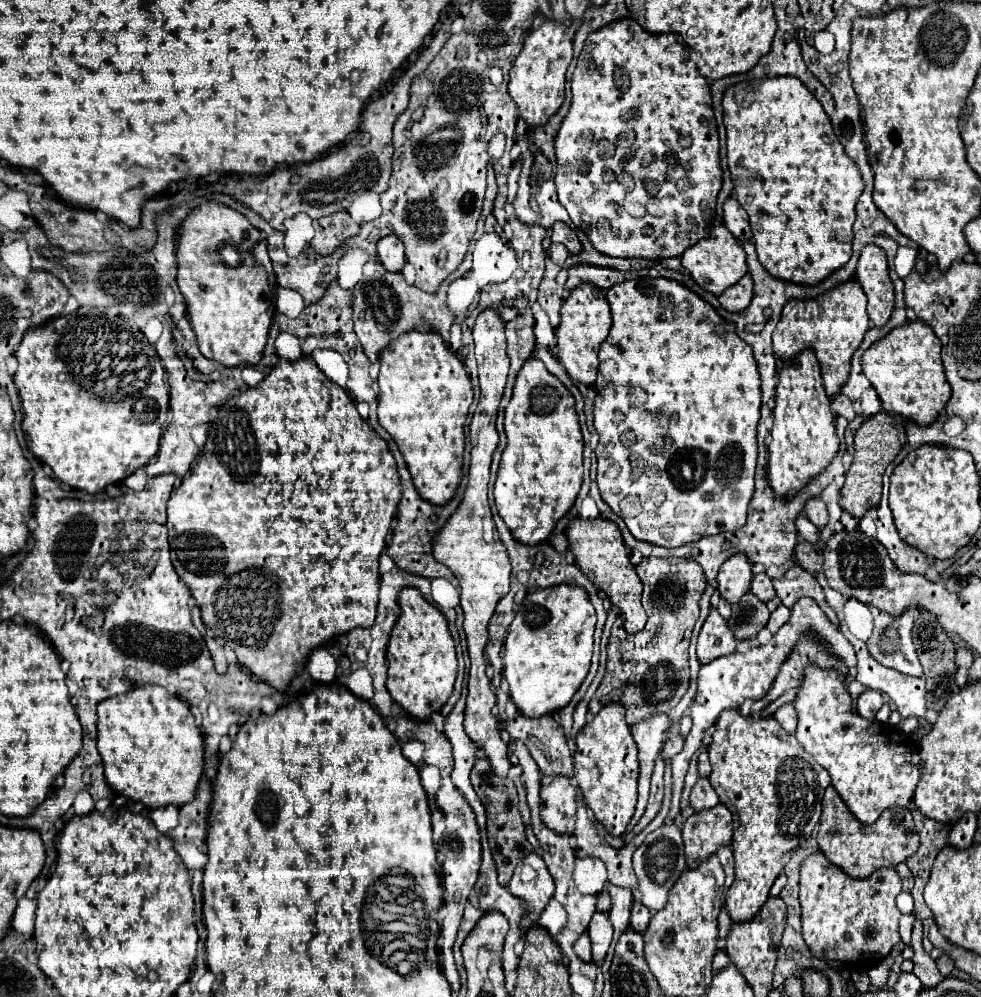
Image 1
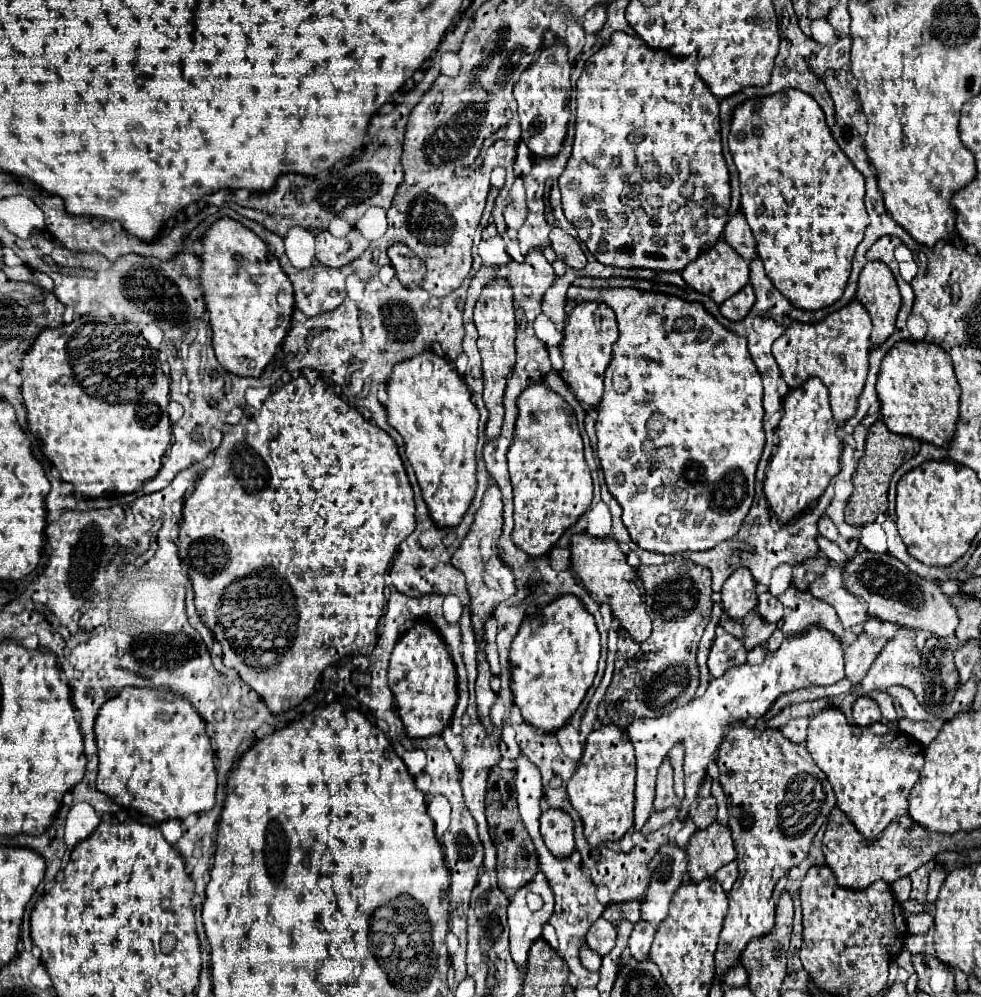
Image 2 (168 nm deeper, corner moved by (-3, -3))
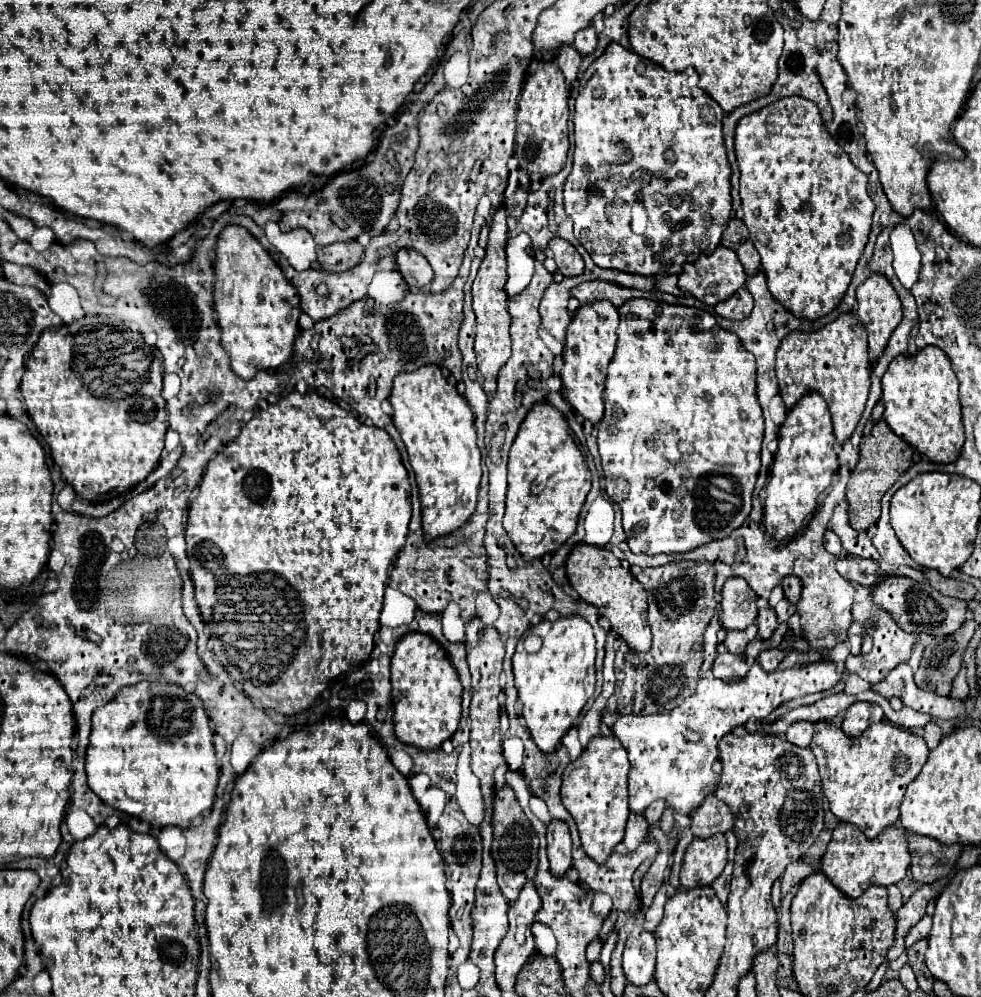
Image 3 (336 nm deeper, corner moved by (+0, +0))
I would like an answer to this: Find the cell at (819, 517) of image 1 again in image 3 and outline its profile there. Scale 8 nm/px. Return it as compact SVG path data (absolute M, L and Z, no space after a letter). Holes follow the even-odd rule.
M827 530L827 532L825 532L825 550L827 550L827 552L831 552L833 556L841 556L841 554L843 554L841 542L837 540L835 532L831 532L831 530Z

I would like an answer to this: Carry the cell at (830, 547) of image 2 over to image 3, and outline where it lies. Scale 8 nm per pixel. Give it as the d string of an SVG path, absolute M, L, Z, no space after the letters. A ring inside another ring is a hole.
M859 556L837 558L837 572L847 580L863 586L873 586L879 576L885 576L885 572L879 568L877 562L871 562Z

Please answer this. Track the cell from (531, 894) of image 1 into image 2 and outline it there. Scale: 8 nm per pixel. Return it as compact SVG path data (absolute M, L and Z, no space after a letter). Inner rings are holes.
M542 871L536 873L536 879L522 887L508 905L508 925L510 925L510 955L518 967L526 967L526 957L536 939L542 935L544 923L548 923L554 911L554 895ZM536 893L542 897L544 905L540 911L532 913L526 903L526 895Z

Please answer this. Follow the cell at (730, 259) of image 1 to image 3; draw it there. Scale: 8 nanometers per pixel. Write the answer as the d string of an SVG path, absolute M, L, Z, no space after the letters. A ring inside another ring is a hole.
M717 246L713 254L699 256L699 260L695 260L693 264L685 264L685 272L681 272L679 276L679 288L685 292L691 292L701 302L715 306L721 300L735 294L745 284L745 280L747 280L747 274L741 262L737 260L737 256L733 256L733 250L725 246Z

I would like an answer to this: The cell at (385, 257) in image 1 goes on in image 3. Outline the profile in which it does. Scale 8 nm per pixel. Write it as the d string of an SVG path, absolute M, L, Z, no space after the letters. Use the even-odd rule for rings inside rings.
M401 248L395 256L395 262L397 262L397 270L401 272L409 290L413 290L413 292L417 292L423 284L431 282L431 278L433 278L433 270L431 270L429 262L425 260L425 256L421 256L415 250Z

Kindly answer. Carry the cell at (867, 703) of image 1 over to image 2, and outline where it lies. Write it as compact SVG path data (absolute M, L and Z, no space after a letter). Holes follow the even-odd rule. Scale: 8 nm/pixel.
M858 697L856 703L854 703L852 715L854 715L854 723L858 727L868 727L868 725L874 725L874 723L882 721L880 707L870 697Z

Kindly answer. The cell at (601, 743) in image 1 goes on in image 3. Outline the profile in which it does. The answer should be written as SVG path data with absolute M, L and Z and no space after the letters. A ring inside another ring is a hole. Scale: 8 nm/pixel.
M595 736L589 740L585 752L563 772L563 804L577 822L583 850L599 864L607 860L625 834L627 816L631 812L627 804L629 768L631 762L627 758L627 750L615 736Z

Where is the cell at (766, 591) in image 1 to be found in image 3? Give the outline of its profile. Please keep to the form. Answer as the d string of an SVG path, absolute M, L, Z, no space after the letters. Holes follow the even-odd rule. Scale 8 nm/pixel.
M771 606L759 610L757 626L759 626L759 636L761 638L769 638L773 634L773 630L777 628L777 614L775 614L775 610Z

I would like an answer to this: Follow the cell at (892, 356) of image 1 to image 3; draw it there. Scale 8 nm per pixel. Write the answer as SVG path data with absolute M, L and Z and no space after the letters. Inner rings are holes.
M933 346L921 348L915 356L897 356L889 364L883 382L883 418L889 428L925 454L933 462L951 462L959 456L965 442L961 406L959 406L959 380L949 364L945 352Z

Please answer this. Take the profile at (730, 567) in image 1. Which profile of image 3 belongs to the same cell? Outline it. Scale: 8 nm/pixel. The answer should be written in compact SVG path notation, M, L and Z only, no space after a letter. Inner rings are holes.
M733 576L721 590L721 626L725 630L743 630L757 618L757 596L751 592L747 580Z

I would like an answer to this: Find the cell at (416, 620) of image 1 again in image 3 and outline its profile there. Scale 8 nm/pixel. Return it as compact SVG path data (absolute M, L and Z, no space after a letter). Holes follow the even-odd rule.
M407 632L397 644L395 654L391 658L391 686L393 686L393 708L395 708L395 736L405 742L419 746L423 750L435 750L441 746L443 740L451 738L459 726L461 718L461 694L463 686L459 682L459 674L449 662L445 650L433 640L429 634Z

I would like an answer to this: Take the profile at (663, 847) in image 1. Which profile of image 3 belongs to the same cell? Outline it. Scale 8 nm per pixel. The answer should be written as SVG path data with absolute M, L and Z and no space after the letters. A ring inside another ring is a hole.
M663 884L663 886L659 888L659 892L655 894L653 904L651 904L651 906L647 908L647 912L645 912L645 924L643 924L643 928L645 928L645 930L653 932L653 930L655 930L655 926L661 922L665 902L667 902L667 890L665 890L665 884Z

